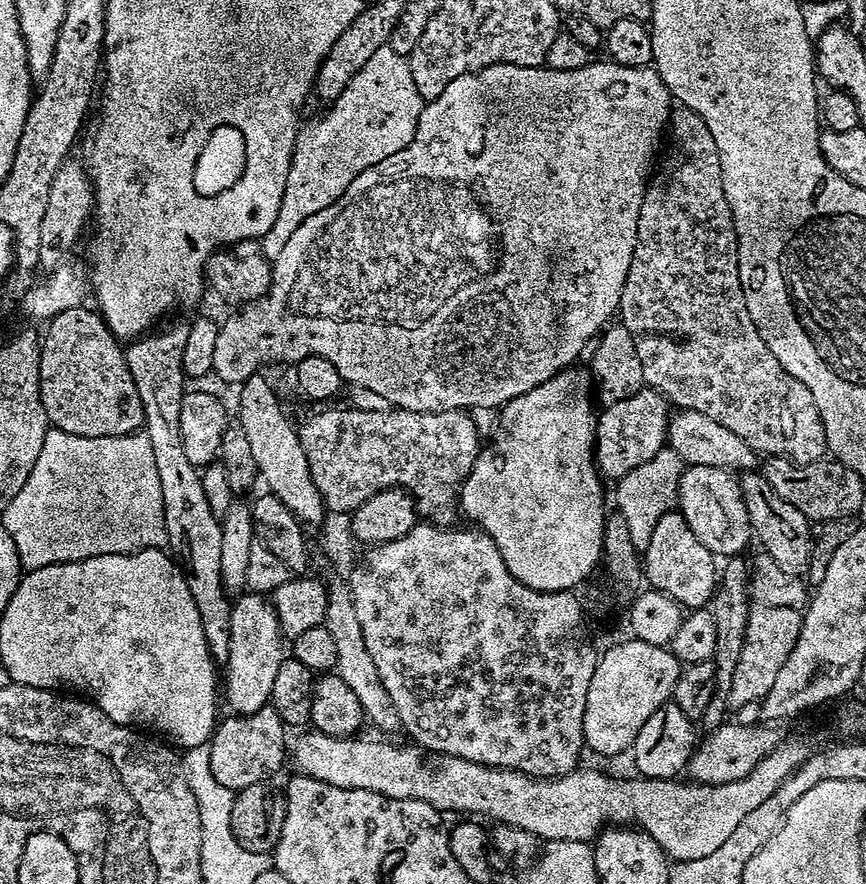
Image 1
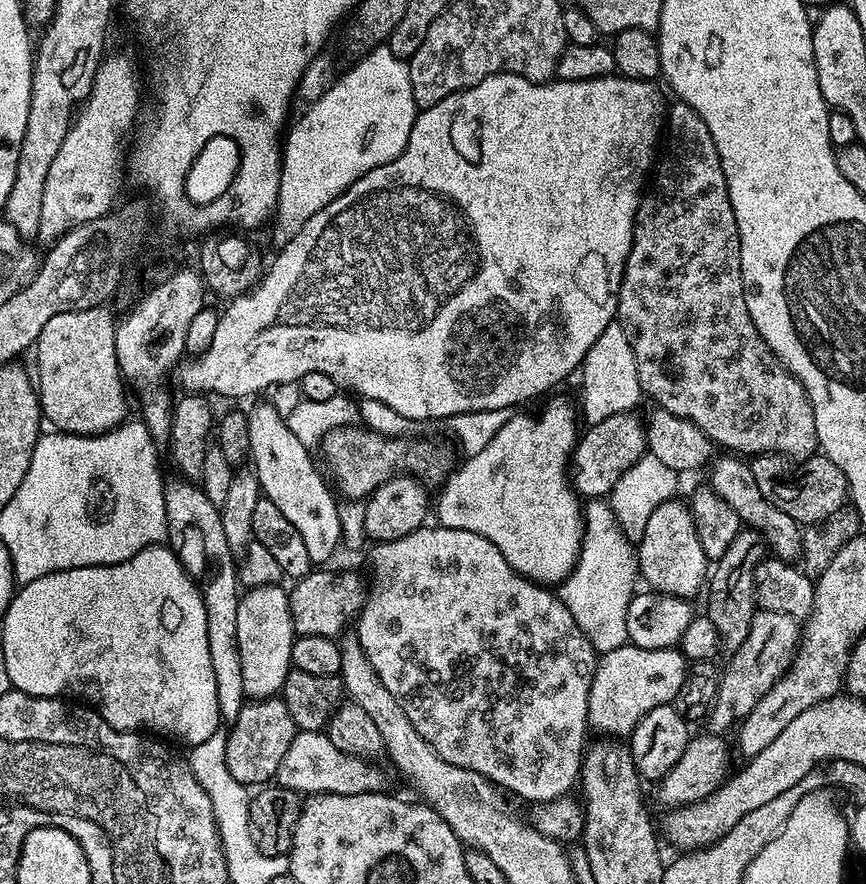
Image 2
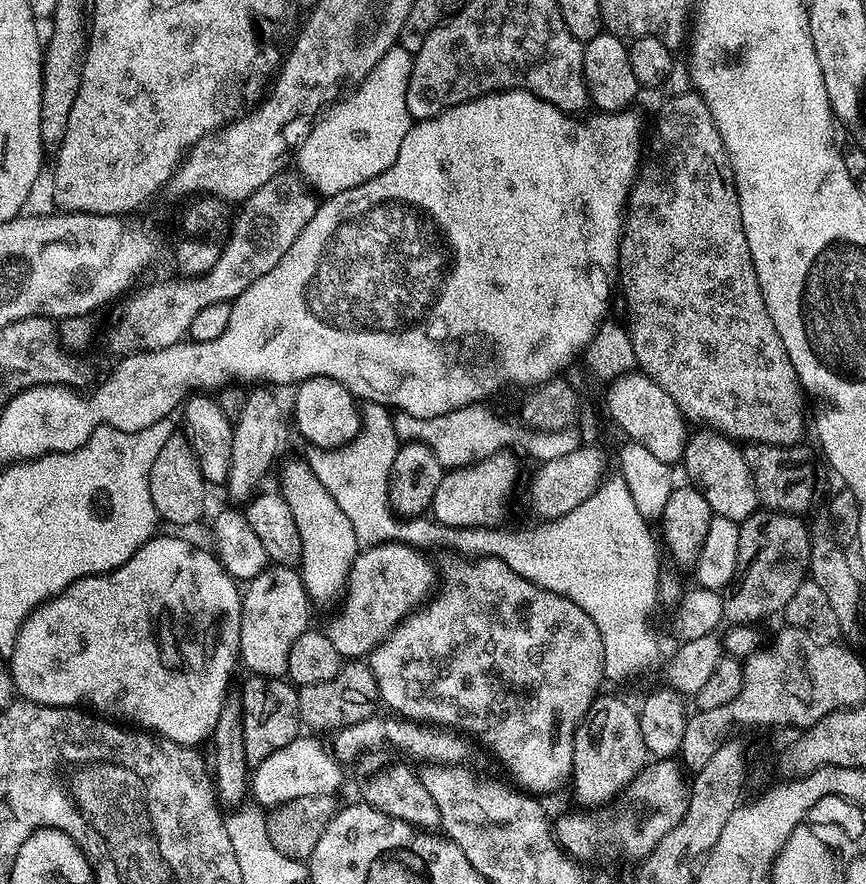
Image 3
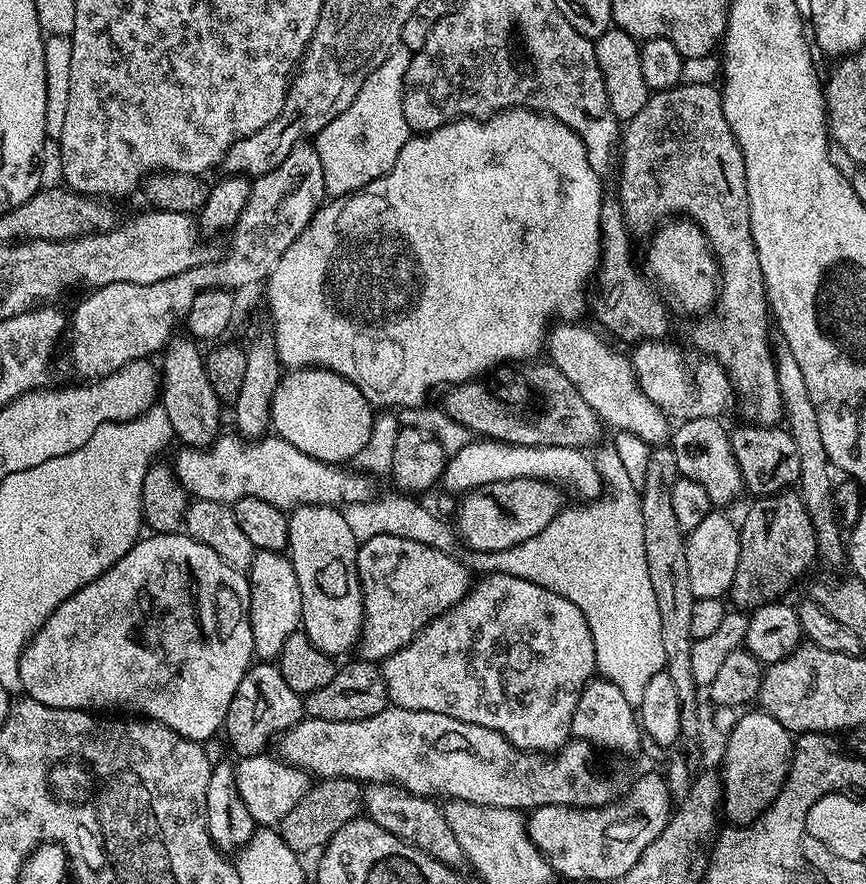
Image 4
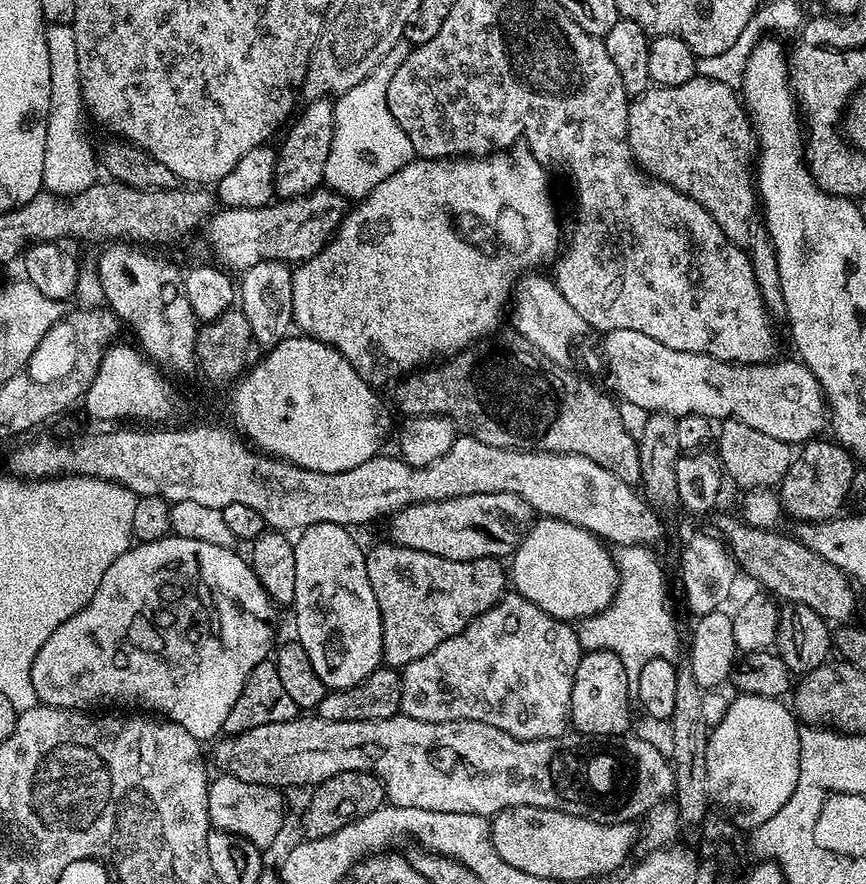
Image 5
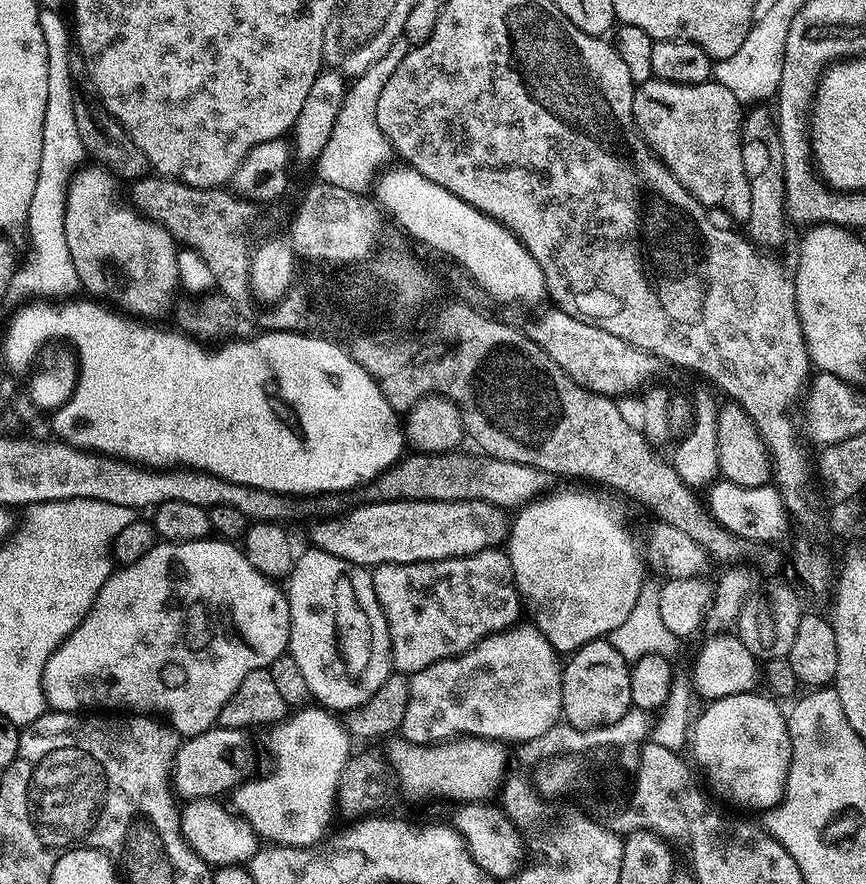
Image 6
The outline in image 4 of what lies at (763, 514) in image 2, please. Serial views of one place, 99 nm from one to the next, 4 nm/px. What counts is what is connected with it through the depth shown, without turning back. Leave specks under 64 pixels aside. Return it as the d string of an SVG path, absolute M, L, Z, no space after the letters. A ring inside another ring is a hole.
M715 416L680 422L675 425L670 438L679 475L683 479L698 482L716 506L734 503L741 492L739 487L738 489L720 488L723 484L741 483L738 462L734 462L734 452L730 450L729 429L727 427L724 429L720 422Z

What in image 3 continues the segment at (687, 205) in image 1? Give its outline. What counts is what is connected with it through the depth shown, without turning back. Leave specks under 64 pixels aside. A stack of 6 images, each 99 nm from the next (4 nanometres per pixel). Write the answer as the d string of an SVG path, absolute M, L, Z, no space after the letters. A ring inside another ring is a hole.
M691 90L681 96L669 96L663 102L665 104L661 106L660 113L656 116L656 141L652 144L652 161L649 164L647 161L639 169L636 183L632 185L632 193L628 195L628 207L624 217L624 231L620 238L618 292L619 295L620 292L624 295L624 304L628 307L626 329L634 350L635 367L643 375L649 376L655 384L660 384L662 390L666 390L666 394L674 398L685 421L693 425L696 423L696 426L707 426L711 431L721 432L733 442L799 445L803 441L800 439L804 436L806 396L801 389L800 379L796 377L794 366L786 354L786 346L782 346L782 338L766 310L766 302L758 286L754 262L750 258L750 246L746 242L746 230L742 226L742 210L738 202L736 175L728 161L722 134L718 134L718 126L714 126L714 118L699 92Z

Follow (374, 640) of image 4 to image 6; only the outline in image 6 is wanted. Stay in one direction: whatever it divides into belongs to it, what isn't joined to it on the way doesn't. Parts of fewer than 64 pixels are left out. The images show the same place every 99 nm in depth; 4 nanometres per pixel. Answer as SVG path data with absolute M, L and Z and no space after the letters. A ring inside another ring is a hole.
M499 547L488 548L484 552L479 552L473 556L452 556L448 560L418 560L409 564L378 564L371 569L371 574L376 601L382 606L384 617L388 623L393 669L405 674L421 672L423 668L433 664L435 660L447 659L455 654L467 651L473 644L483 639L487 634L513 627L518 620L516 615L520 612L520 604L522 608L522 597L520 591L516 589L516 579L514 578L512 563L510 562L507 551L501 550Z

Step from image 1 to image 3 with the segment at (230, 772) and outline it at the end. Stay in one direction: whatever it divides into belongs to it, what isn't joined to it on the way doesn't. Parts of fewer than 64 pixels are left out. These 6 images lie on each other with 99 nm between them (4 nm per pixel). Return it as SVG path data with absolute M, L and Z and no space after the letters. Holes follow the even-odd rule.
M249 675L240 692L244 707L242 734L246 737L246 762L249 766L261 764L274 750L282 750L301 735L298 691L287 679L275 676Z

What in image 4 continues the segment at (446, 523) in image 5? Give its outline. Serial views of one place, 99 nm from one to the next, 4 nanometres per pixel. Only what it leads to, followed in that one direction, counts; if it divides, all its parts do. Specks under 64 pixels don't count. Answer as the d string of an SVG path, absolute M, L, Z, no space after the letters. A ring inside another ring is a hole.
M514 478L497 484L485 484L463 497L460 513L454 519L459 539L474 552L501 552L526 538L534 538L562 511L561 489L534 478Z

